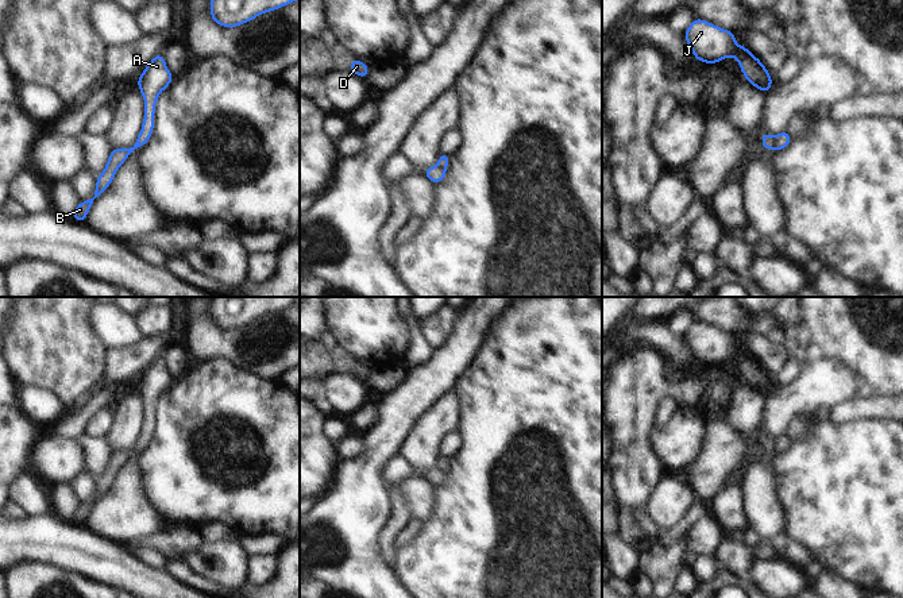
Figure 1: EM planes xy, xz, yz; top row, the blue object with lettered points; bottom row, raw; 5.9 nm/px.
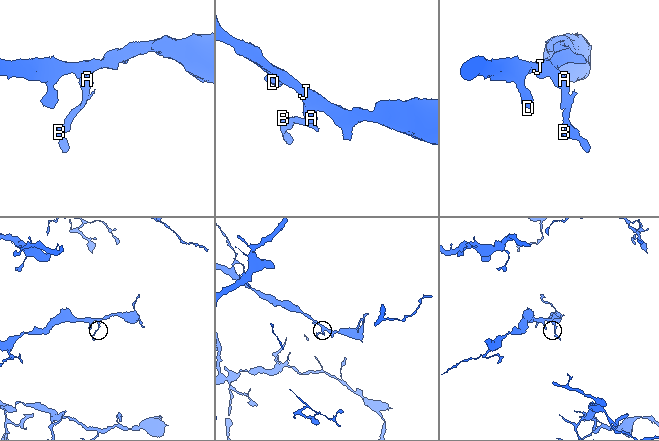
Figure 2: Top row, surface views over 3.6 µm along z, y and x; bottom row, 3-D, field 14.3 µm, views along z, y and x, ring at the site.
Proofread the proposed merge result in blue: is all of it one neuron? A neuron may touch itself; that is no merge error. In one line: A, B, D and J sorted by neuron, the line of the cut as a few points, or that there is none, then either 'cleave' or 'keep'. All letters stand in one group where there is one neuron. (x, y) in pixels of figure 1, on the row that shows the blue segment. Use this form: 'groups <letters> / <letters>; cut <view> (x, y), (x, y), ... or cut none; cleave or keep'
groups A D J / B; cut yz (778, 137), (770, 147); cleave

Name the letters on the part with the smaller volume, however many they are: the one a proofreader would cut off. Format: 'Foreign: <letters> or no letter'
Foreign: B

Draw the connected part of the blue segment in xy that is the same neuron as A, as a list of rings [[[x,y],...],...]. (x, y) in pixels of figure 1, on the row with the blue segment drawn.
[[[158,53],[142,74],[138,77],[138,88],[144,99],[144,117],[142,130],[136,138],[139,147],[143,147],[151,138],[154,131],[154,115],[158,96],[174,80],[166,66],[163,55]]]

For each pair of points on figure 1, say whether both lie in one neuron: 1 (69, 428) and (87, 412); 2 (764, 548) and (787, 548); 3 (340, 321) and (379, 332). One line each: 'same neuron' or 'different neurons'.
1: same neuron
2: different neurons
3: same neuron

